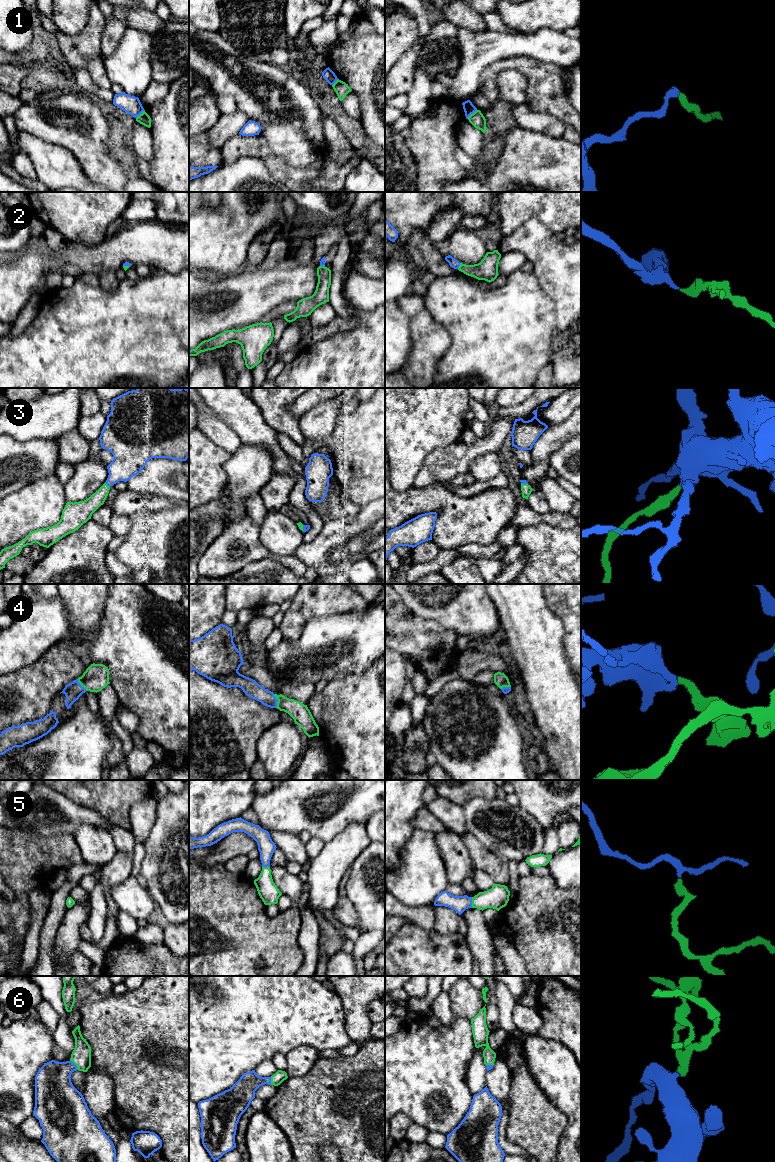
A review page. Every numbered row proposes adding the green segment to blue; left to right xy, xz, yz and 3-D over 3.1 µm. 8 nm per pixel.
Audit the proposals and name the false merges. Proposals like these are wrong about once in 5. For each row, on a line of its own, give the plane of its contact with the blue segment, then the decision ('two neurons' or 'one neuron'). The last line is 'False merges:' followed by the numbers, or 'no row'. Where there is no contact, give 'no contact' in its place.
1: meets blue in xy; two neurons
2: meets blue in yz; one neuron
3: meets blue in xy; one neuron
4: meets blue in xz; one neuron
5: meets blue in yz; one neuron
6: meets blue in xy; one neuron
False merges: 1

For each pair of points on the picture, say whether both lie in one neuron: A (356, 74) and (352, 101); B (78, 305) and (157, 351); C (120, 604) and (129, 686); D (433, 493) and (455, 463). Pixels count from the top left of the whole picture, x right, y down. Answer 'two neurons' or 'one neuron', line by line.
A: two neurons
B: one neuron
C: one neuron
D: two neurons

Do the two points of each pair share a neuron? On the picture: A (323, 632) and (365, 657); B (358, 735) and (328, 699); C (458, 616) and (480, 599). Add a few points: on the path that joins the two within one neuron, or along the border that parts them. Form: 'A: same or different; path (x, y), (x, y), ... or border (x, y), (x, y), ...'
A: same; path (336, 636), (354, 637), (358, 644)
B: same; path (355, 726), (337, 708)
C: same; path (463, 611), (475, 604)

